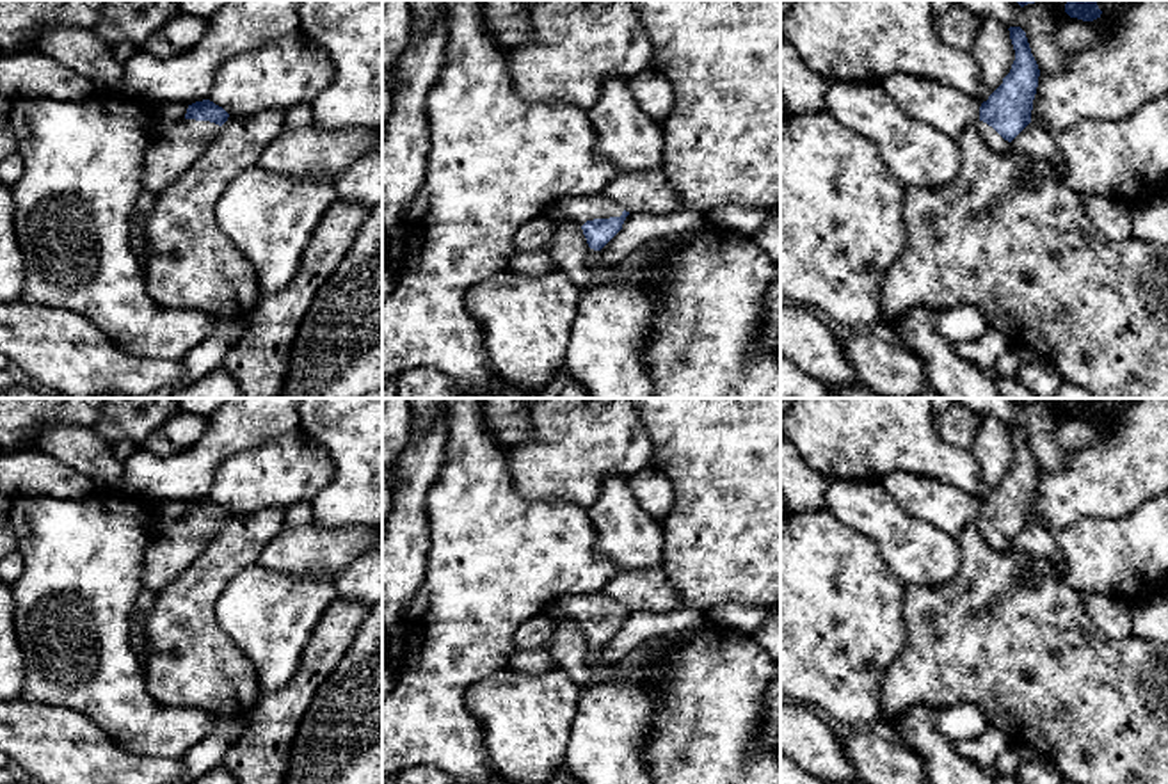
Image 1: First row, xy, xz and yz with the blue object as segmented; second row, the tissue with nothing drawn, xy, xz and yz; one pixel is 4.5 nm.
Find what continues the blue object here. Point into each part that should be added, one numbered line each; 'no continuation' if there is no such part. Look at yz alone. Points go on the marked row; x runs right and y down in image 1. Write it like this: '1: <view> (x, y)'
1: yz (994, 141)

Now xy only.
1: xy (173, 148)

